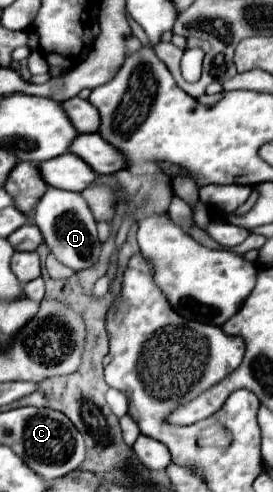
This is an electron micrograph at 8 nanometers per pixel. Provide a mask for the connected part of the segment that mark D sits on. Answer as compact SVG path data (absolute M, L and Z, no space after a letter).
M47 186L47 192L35 204L33 224L37 228L41 228L47 248L75 272L89 268L99 258L101 242L97 240L95 218L93 218L91 208L87 208L87 202L83 200L83 196L79 192L69 192L69 190L59 190L59 188Z

